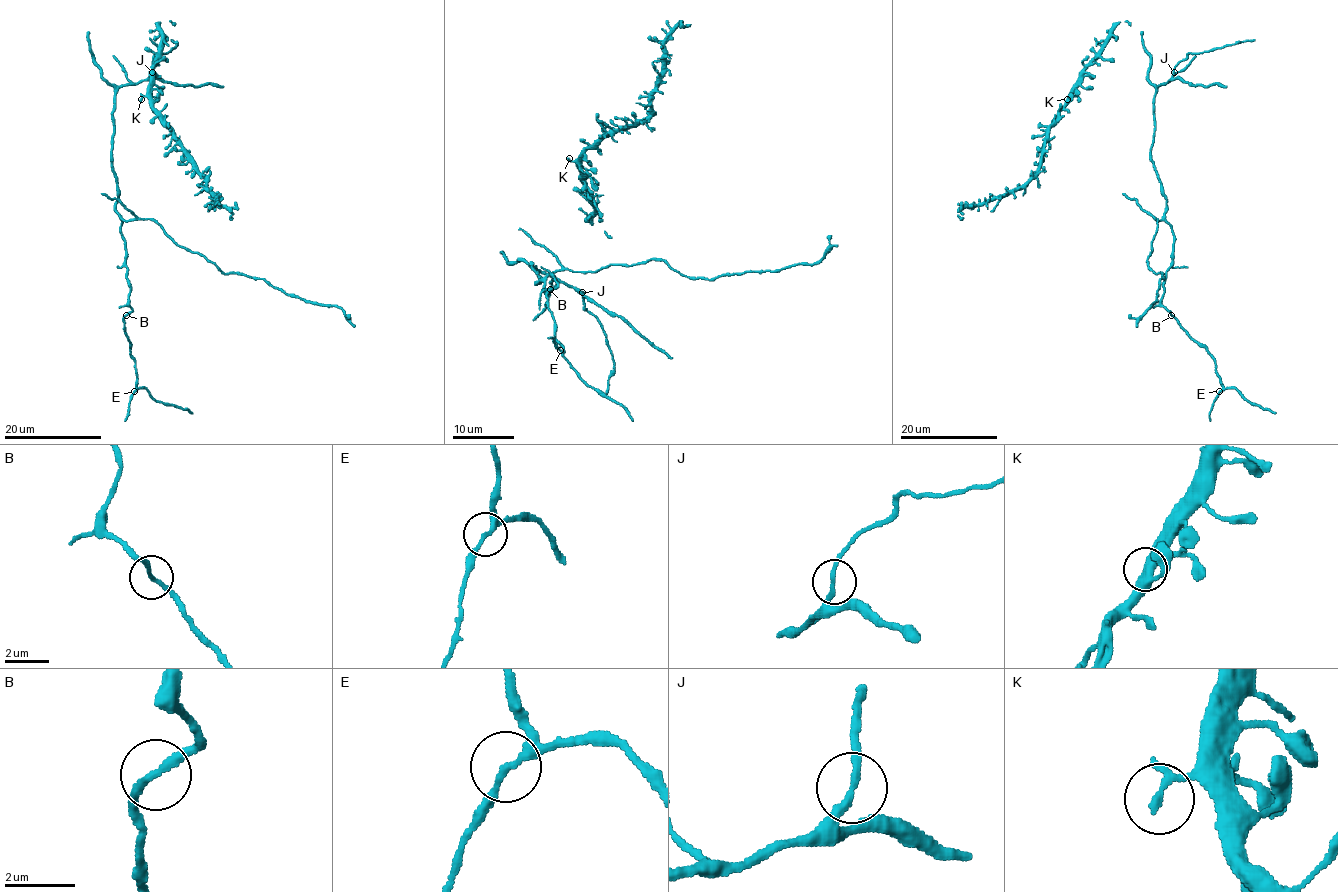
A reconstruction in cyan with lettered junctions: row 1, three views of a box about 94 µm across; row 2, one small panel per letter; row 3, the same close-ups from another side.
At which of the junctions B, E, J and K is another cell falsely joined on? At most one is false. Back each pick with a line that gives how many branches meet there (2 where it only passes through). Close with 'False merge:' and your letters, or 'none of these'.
False merge: none of these

